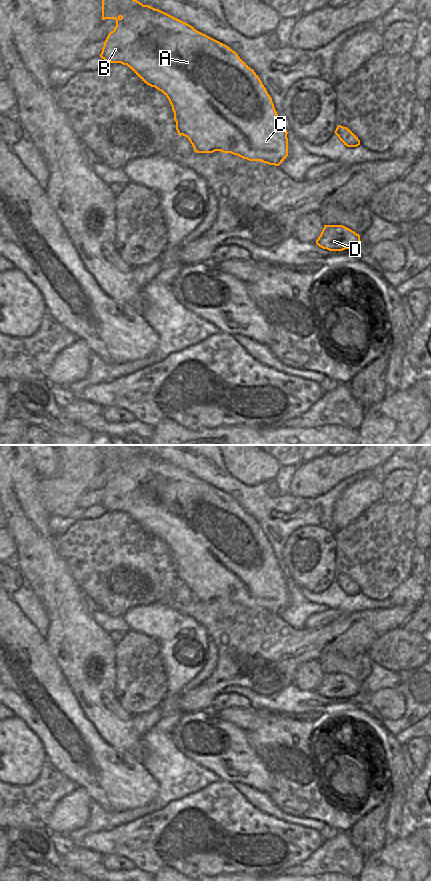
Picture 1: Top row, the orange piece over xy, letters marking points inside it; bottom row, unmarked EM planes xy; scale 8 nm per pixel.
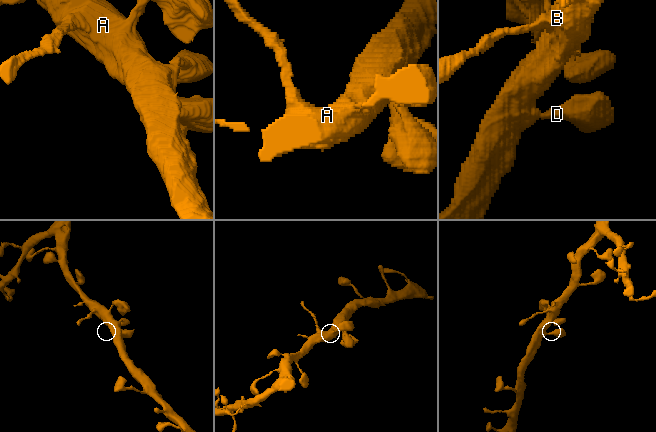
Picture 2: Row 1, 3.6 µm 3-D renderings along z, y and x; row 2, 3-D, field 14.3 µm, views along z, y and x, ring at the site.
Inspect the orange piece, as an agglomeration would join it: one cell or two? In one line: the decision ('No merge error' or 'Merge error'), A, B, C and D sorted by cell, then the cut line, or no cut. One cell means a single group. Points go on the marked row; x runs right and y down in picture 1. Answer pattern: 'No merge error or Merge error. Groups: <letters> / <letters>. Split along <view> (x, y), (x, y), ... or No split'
No merge error. Groups: A B C D. No split.

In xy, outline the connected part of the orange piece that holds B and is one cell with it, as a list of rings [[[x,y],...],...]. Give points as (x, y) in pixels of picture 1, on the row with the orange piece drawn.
[[[102,0],[102,20],[115,19],[116,26],[111,31],[102,48],[100,57],[107,63],[127,65],[144,83],[161,91],[169,100],[174,112],[178,135],[188,138],[197,153],[213,153],[221,151],[231,153],[249,161],[261,161],[269,165],[279,166],[288,156],[287,130],[278,118],[272,98],[262,84],[258,75],[227,45],[197,31],[191,25],[149,5],[143,5],[137,0]]]

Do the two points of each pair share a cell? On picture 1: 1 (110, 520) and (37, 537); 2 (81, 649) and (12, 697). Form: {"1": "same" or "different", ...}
{"1": "different", "2": "different"}

